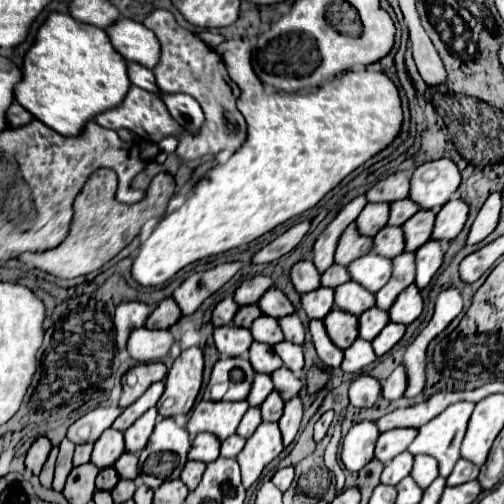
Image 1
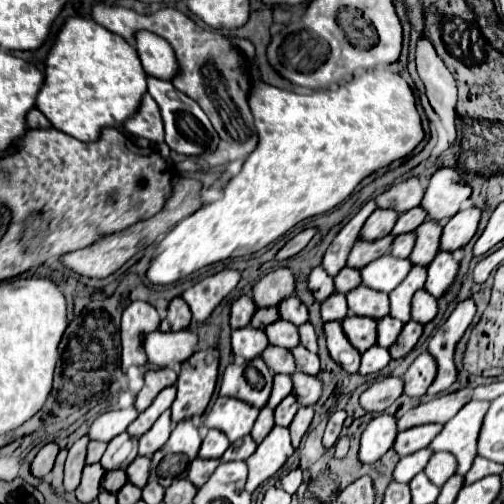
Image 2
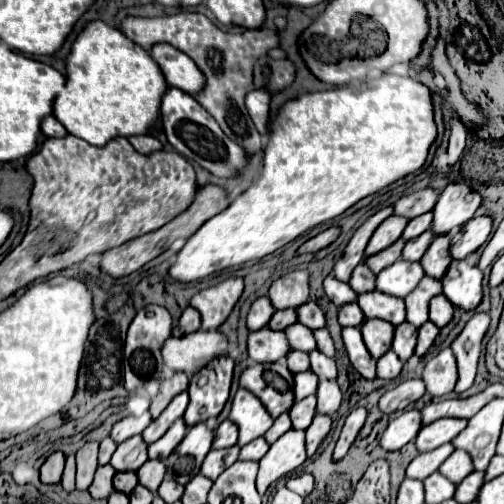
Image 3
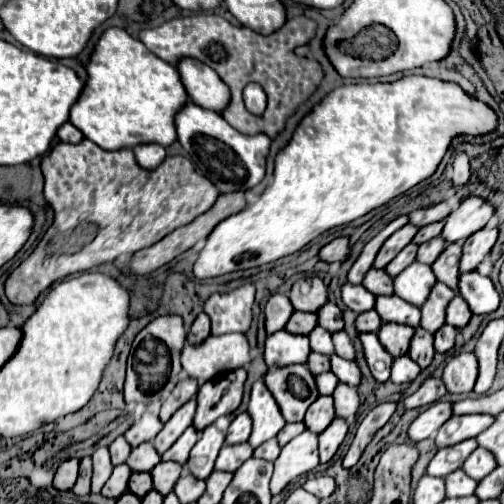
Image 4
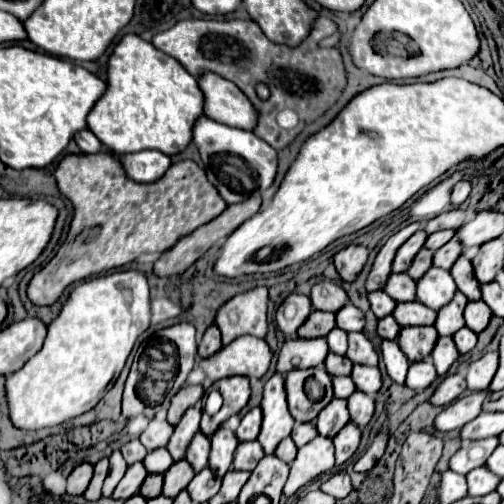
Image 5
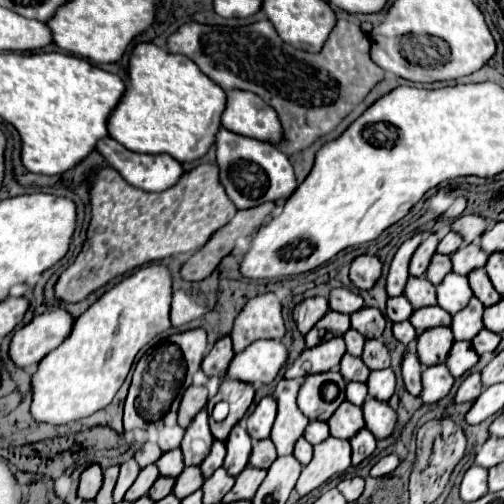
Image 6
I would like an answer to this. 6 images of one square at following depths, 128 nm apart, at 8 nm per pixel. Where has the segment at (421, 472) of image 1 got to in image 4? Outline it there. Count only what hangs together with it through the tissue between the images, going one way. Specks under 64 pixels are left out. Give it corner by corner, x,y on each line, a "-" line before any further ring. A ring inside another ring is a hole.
476,448
472,452
472,456
468,456
468,460
464,460
464,464
460,466
460,470
468,472
468,476
472,476
474,480
484,478
488,472
492,472
496,468
496,460
494,456
484,450
484,448

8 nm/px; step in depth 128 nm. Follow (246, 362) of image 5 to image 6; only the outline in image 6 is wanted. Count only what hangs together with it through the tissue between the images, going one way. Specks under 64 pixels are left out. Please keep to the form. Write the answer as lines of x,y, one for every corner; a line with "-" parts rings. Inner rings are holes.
256,340
252,346
234,354
226,378
250,384
268,384
276,378
288,358
288,348
280,340

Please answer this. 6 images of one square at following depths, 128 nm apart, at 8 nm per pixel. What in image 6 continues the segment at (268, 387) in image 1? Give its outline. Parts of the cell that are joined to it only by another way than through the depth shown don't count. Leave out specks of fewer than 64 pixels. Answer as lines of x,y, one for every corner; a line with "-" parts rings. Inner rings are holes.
348,382
348,388
346,388
346,400
352,402
352,404
362,404
364,398
368,394
368,388
366,384
356,384
356,382

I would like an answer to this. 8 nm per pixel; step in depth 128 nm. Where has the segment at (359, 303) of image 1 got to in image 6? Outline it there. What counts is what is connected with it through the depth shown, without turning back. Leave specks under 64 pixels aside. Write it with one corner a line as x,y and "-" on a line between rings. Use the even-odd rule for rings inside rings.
426,306
426,308
414,310
408,320
412,322
416,330
424,330
424,328
434,328
434,326
448,326
450,318
452,316
444,312
440,306

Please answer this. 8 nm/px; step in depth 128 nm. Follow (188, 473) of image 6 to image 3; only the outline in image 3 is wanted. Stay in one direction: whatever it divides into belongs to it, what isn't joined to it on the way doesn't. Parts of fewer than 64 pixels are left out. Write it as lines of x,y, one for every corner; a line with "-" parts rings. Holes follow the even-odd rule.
146,460
142,464
142,468
136,470
138,484
146,486
150,492
156,492
162,478
164,478
164,472
166,472
166,466
160,460

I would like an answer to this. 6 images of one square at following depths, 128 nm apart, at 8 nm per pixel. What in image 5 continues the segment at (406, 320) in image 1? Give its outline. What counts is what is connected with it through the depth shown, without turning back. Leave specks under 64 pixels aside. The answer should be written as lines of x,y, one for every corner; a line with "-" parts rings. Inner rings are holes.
468,302
464,306
464,324
472,330
472,332
480,332
488,326
492,312
484,302

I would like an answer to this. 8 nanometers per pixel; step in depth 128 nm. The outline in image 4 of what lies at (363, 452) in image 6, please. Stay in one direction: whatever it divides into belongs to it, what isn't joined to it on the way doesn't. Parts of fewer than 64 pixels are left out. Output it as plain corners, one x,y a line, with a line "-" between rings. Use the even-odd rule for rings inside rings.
342,418
332,420
332,424
328,424
328,428
324,432
320,432
320,436
318,436
318,454
320,454
322,464
328,462
334,456
334,452
342,444
346,432
348,432
348,424

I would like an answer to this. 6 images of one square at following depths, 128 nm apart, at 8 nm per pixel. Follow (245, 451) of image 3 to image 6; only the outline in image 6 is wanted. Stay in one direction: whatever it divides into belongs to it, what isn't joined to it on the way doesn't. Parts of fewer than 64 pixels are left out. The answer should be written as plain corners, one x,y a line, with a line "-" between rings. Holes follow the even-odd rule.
300,438
300,440
296,442
294,456
296,456
296,460
302,462
302,466
306,466
306,464
310,462
310,458
312,458
312,446
310,446
304,438

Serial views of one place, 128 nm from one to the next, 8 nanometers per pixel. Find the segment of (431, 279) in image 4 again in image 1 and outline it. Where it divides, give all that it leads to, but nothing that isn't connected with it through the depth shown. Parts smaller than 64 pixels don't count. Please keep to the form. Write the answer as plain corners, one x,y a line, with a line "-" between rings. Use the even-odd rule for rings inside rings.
368,252
368,254
352,260
346,266
346,270
354,282
362,284
370,292
378,292
390,280
392,264
388,258
378,256
374,252

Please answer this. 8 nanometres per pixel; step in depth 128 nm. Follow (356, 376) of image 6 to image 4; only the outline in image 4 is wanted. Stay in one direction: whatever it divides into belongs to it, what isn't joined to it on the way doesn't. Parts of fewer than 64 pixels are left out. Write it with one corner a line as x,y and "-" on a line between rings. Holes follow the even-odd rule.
310,352
310,354
308,354
306,366
308,366
308,370
310,370
312,374
322,374
322,372
328,372
328,370
330,370
328,356
324,356
324,354
316,354
316,352

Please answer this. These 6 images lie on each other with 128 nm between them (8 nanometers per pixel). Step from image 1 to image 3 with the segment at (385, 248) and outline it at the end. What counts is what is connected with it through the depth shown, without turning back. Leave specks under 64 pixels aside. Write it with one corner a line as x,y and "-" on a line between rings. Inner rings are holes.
428,230
428,232
422,232
420,236
416,236
416,238
408,240
408,242
404,244
402,258
404,258
404,260
410,260
410,262
420,260
420,258
422,258
422,254
426,252
426,248
428,248
428,244
430,244
430,240
432,240
432,236
434,236
434,232
432,232
432,230

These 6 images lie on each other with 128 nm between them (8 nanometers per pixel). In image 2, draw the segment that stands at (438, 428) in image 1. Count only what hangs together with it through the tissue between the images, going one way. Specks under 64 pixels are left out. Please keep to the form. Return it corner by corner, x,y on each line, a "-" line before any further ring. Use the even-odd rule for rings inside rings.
472,400
460,412
442,424
442,432
436,434
436,440
428,444
432,452
452,452
454,456
460,456
456,472
468,472
474,456
476,456
476,438
482,424
482,416
488,410
488,402

